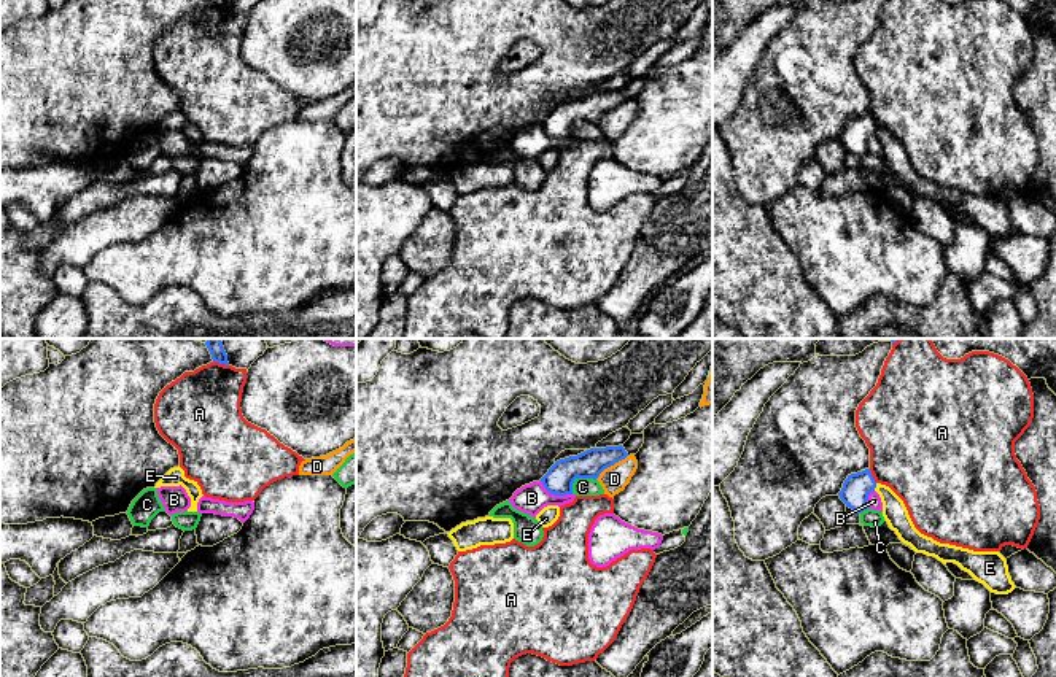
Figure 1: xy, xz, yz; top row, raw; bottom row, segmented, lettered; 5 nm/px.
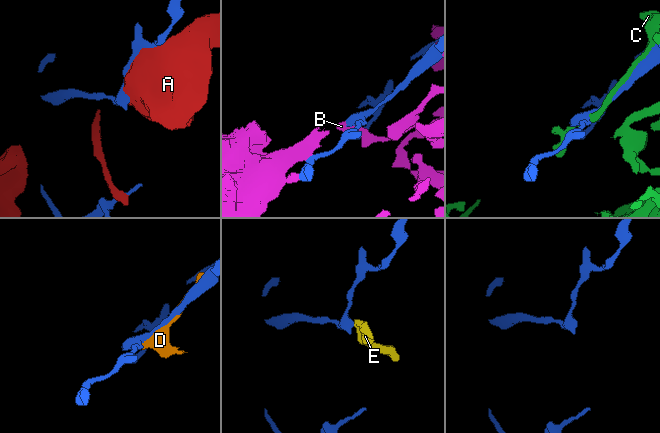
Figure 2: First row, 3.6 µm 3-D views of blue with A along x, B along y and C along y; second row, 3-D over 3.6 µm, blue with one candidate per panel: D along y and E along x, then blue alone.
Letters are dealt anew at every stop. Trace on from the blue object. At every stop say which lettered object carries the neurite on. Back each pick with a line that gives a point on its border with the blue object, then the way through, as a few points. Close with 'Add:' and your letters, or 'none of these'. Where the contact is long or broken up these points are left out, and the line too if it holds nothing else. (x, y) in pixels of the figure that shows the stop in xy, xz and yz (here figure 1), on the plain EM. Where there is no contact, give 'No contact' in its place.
Add: none of these

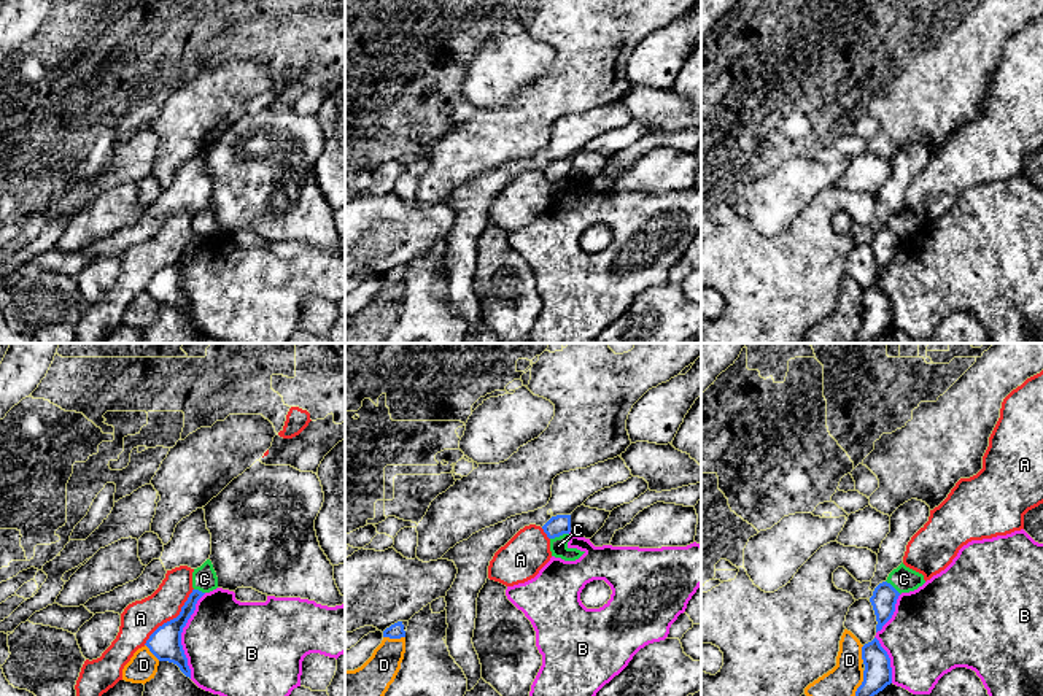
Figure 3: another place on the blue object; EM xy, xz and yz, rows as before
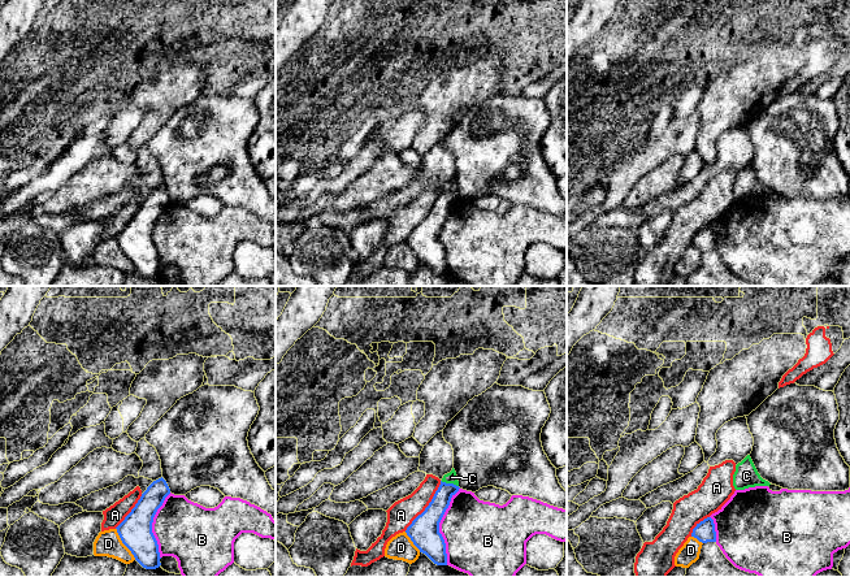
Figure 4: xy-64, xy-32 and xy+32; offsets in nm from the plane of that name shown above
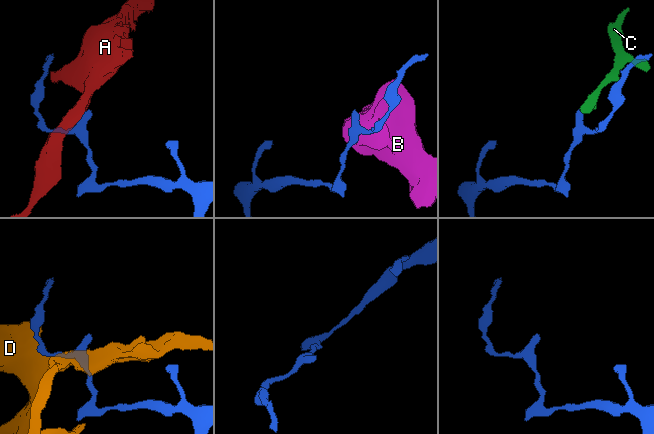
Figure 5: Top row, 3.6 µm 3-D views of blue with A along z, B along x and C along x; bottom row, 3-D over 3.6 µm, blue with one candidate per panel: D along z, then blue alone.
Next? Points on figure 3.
Add: none of these

